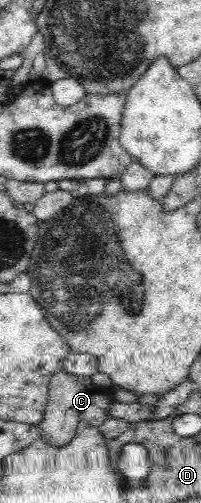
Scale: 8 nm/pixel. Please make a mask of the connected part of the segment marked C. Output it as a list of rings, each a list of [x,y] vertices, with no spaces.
[[[64,369],[60,370],[51,378],[48,393],[48,405],[46,415],[42,419],[37,429],[40,430],[41,437],[51,442],[55,447],[64,447],[74,438],[76,427],[80,423],[90,424],[90,426],[100,427],[110,419],[110,407],[114,405],[114,394],[111,389],[98,387],[93,383],[91,377],[66,374]]]

